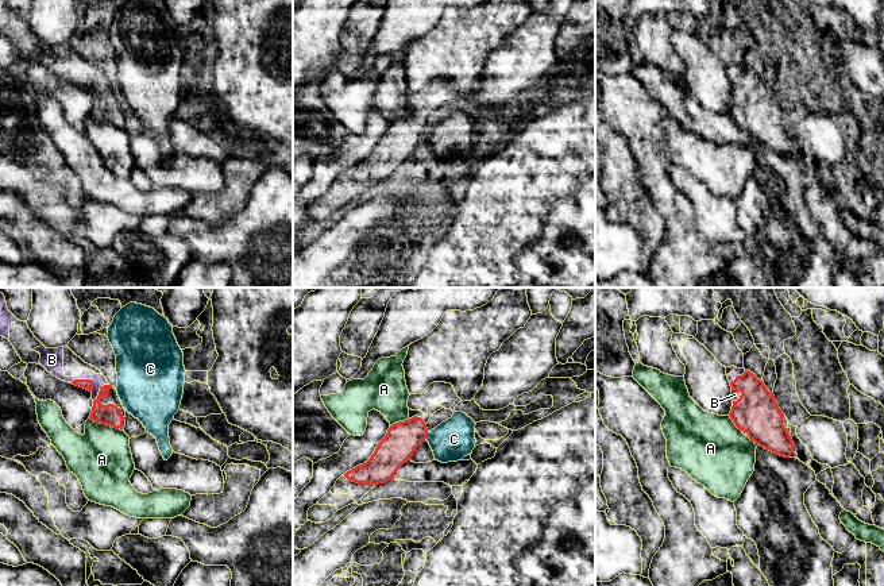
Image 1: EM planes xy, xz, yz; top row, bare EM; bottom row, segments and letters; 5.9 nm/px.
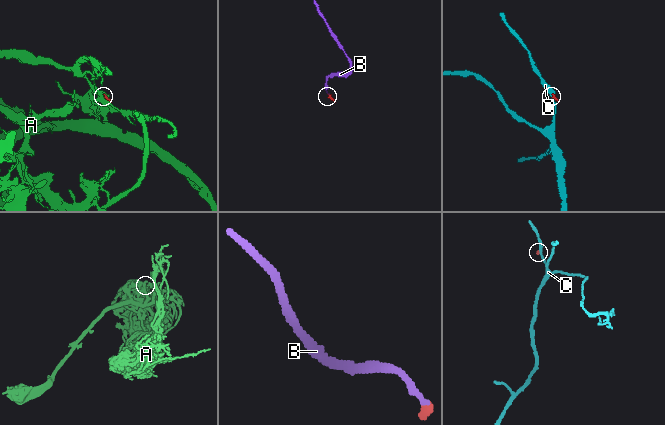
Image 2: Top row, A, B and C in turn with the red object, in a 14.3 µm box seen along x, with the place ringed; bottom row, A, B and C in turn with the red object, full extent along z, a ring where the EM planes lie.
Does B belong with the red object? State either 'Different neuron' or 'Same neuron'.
Same neuron

